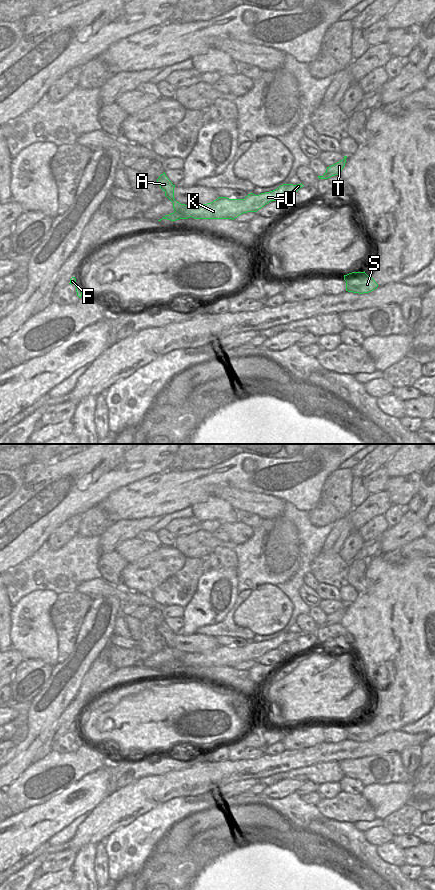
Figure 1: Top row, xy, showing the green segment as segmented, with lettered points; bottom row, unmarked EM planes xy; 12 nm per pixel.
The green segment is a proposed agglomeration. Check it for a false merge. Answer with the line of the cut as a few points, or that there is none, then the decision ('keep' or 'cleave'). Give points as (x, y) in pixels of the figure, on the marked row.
xy (185, 205), (175, 211) | cleave

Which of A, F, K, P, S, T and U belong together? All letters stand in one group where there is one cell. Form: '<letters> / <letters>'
A S / F K P T U

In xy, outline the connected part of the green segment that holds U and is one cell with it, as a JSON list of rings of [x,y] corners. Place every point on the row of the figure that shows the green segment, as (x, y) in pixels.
[[[283,184],[277,189],[255,195],[248,194],[244,199],[218,197],[211,203],[185,205],[183,208],[165,215],[162,219],[176,221],[179,219],[232,219],[247,212],[257,212],[271,201],[277,201],[282,195],[297,192],[304,185]]]

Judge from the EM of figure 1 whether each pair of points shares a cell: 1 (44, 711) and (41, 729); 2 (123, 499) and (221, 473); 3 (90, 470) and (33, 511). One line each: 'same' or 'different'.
1: same
2: same
3: same

